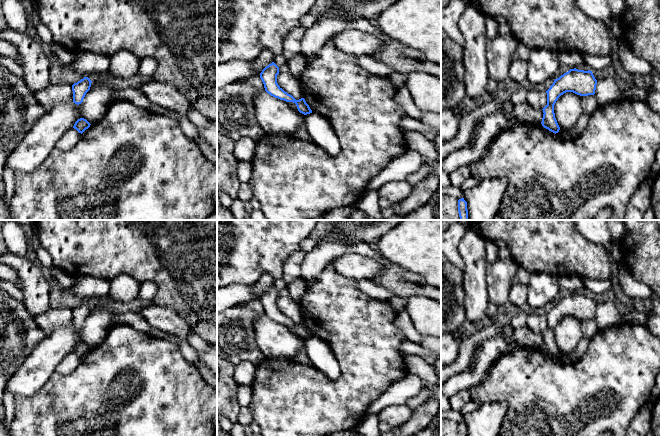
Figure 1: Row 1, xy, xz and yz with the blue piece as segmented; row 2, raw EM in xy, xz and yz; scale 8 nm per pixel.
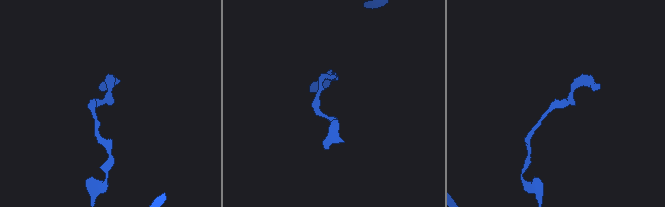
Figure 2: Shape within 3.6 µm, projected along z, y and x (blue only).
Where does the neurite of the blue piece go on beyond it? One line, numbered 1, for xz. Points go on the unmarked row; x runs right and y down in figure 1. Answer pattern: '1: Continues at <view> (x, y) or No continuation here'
1: No continuation here

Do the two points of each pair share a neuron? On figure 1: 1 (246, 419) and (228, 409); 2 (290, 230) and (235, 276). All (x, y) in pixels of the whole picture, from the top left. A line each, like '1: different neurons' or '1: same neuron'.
1: different neurons
2: same neuron

